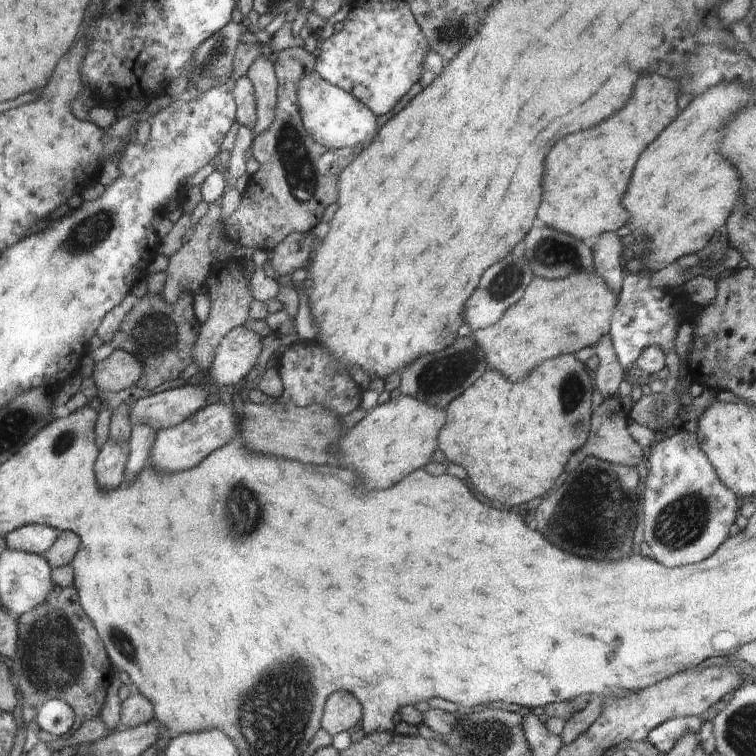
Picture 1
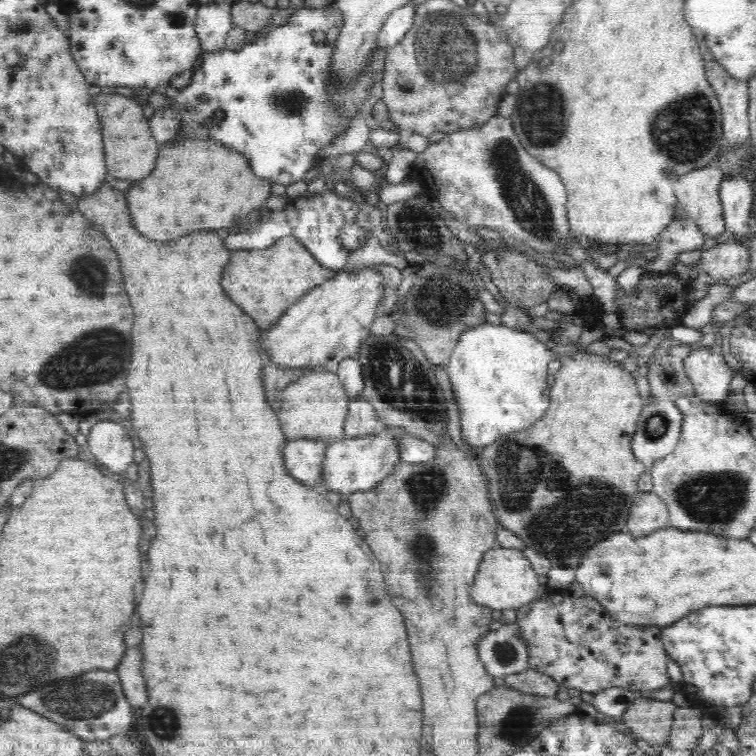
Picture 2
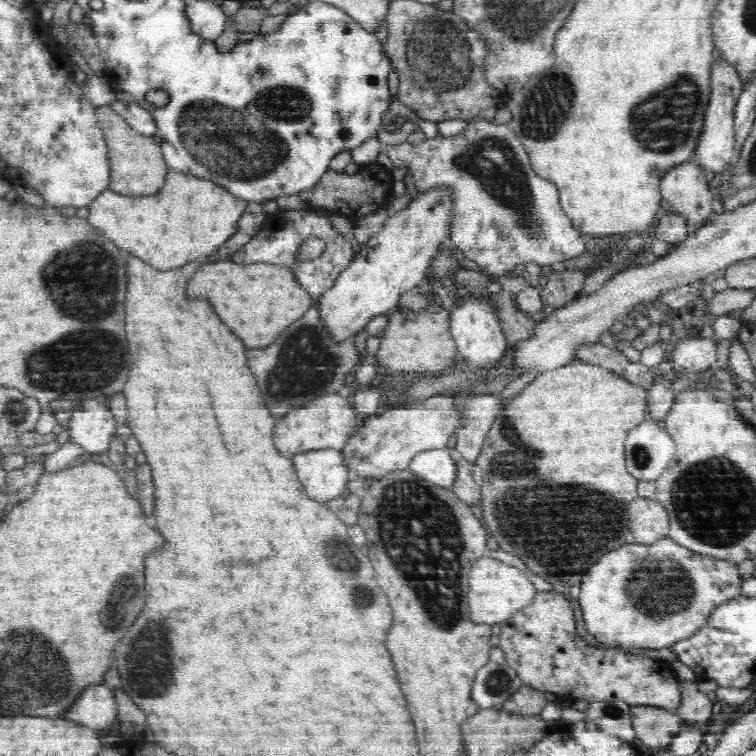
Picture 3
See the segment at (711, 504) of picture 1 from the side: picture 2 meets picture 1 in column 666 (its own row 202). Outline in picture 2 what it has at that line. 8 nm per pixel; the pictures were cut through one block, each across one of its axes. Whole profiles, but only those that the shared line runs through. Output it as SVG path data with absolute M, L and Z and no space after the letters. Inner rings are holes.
M498 114L481 127L445 133L439 141L431 141L423 153L418 153L410 175L426 186L432 199L438 200L444 212L466 226L488 226L502 234L508 234L524 246L546 252L552 256L566 256L566 244L570 238L570 224L566 218L566 190L551 168L540 164L522 146L513 129L511 119Z

